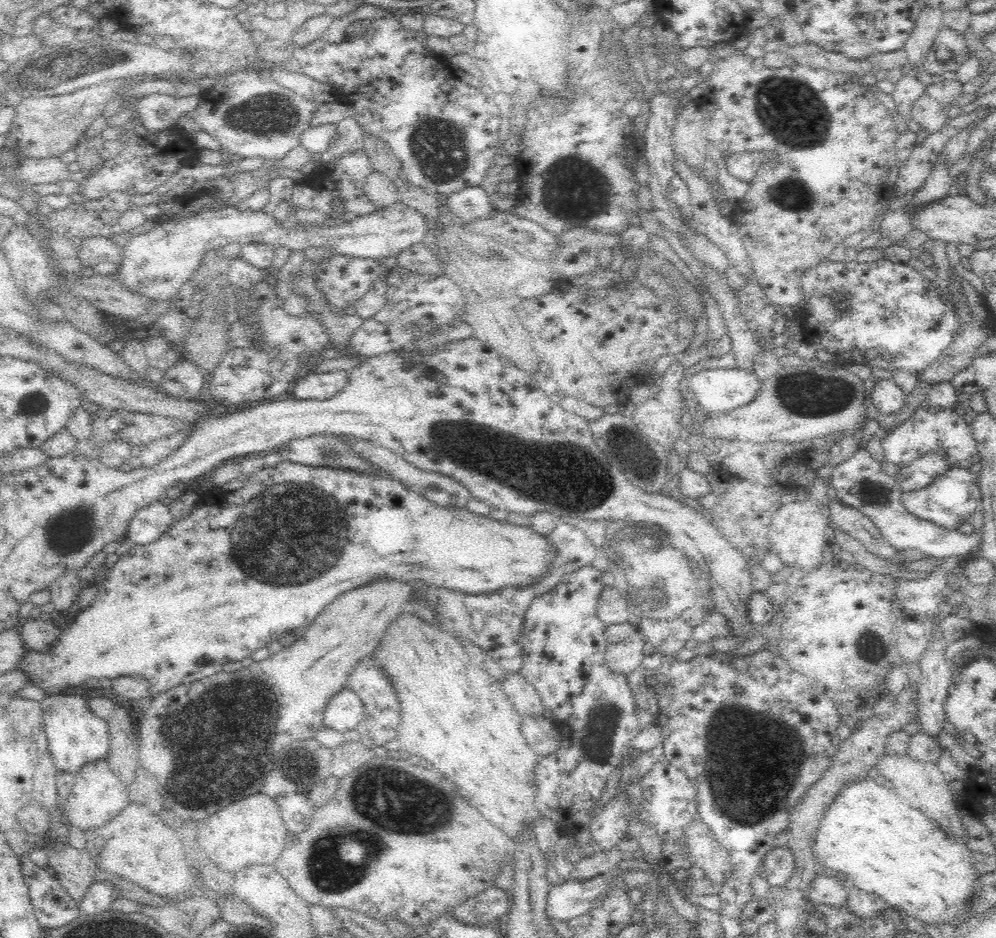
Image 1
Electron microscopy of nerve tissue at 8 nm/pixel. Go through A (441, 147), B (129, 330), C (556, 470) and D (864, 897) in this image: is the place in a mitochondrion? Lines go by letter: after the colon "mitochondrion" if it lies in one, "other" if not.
A: mitochondrion
B: other
C: mitochondrion
D: other

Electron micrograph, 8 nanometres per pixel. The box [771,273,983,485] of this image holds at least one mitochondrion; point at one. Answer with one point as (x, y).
(801, 393)

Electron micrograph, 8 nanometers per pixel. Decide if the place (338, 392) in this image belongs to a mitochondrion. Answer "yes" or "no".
no

